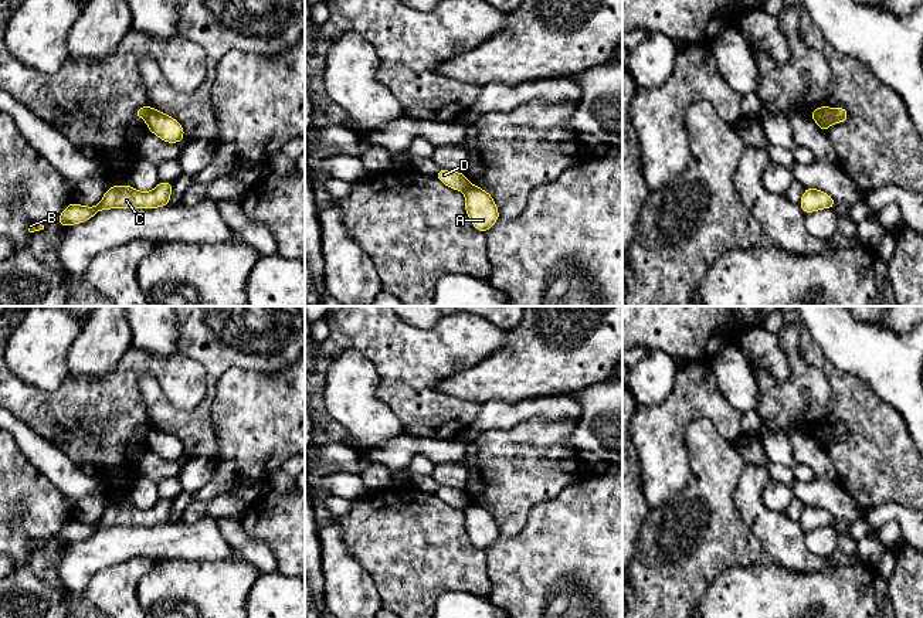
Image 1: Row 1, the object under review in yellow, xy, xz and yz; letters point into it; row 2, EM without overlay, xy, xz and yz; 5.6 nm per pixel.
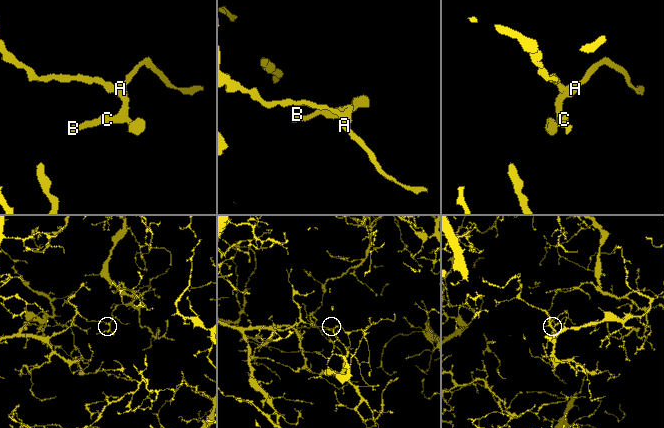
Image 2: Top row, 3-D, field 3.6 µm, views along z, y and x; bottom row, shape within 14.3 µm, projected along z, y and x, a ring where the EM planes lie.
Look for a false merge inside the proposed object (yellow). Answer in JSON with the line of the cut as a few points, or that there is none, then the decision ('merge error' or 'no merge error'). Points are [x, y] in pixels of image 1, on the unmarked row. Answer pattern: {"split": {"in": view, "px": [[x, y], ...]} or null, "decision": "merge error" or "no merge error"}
{"split": {"in": "xy", "px": [[150, 424], [145, 437]]}, "decision": "merge error"}

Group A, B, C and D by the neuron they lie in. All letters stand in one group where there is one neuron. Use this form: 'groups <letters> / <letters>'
groups A B C / D

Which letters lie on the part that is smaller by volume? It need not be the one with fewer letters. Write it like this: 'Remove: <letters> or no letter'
Remove: A, B, C

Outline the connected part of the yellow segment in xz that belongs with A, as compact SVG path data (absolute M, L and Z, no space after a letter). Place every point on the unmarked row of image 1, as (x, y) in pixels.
M471 500L464 507L464 512L465 529L469 539L478 549L485 551L500 536L493 515Z

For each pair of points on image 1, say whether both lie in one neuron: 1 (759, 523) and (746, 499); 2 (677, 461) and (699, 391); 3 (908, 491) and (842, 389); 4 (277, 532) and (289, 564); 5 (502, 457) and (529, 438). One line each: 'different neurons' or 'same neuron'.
1: same neuron
2: same neuron
3: same neuron
4: same neuron
5: same neuron

